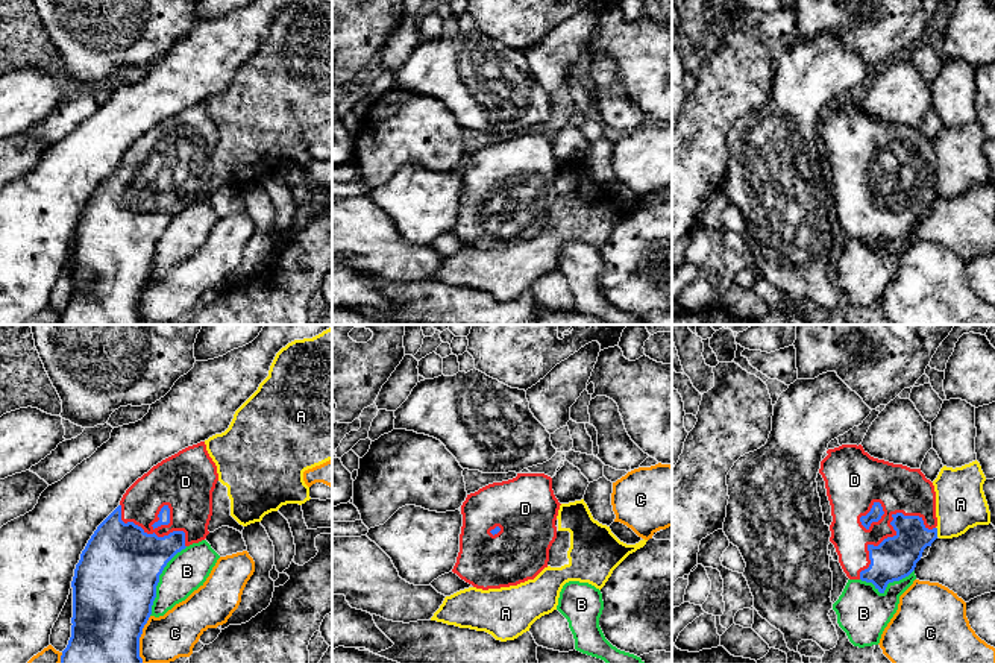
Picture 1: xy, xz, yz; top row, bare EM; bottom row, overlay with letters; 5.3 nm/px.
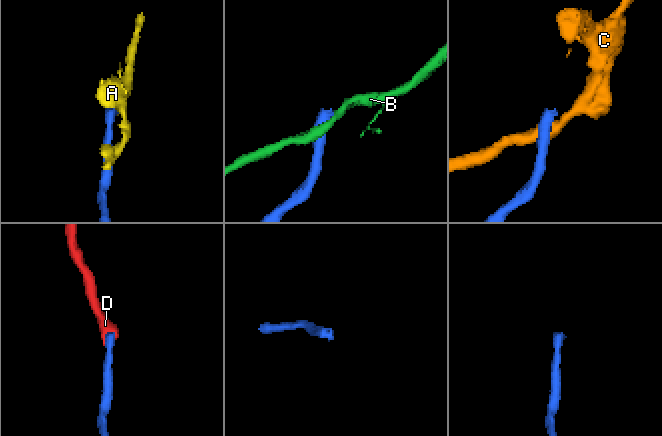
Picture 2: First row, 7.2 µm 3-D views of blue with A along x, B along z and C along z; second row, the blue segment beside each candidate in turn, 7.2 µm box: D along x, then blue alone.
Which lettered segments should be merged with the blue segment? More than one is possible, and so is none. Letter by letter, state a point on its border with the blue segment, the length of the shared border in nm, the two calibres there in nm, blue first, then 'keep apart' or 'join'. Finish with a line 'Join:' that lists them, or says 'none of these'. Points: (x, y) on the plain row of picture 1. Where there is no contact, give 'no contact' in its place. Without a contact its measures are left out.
A: yz (936, 191) | 60 nm | 220/280 nm | keep apart
B: xy (158, 240) | 420 nm | 440/220 nm | keep apart
C: xy (138, 301) | 260 nm | 420/240 nm | keep apart
D: xy (153, 193) | 420 nm | 420/240 nm | join
Join: D

